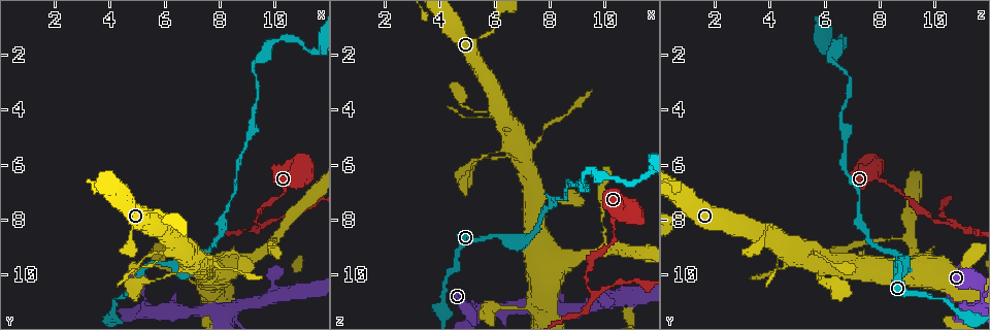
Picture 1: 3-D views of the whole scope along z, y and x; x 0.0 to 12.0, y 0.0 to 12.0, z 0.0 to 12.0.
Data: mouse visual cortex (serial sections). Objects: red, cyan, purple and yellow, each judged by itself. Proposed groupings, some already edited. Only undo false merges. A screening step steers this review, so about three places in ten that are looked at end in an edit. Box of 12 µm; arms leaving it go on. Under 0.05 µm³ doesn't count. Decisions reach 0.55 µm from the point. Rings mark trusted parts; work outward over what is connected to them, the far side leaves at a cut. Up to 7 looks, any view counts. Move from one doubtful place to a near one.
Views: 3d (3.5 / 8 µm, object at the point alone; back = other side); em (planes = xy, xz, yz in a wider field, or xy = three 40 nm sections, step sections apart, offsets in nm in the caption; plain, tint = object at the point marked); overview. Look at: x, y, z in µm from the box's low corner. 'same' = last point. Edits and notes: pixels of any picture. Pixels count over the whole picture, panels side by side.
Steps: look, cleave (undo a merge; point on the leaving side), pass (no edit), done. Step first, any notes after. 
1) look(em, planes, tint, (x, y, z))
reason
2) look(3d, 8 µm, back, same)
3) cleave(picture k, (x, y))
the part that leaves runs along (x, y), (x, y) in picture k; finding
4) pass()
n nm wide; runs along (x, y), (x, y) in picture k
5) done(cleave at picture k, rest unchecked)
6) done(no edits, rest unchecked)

look(3d, 3.5 µm, (10.3, 6.7, 8.2))
calibre changes

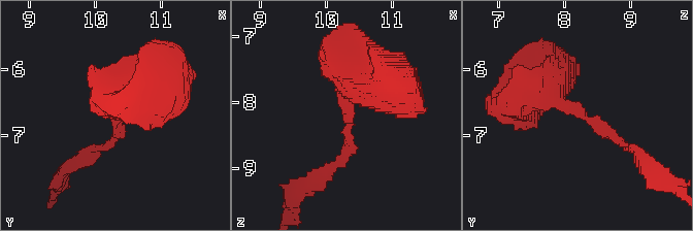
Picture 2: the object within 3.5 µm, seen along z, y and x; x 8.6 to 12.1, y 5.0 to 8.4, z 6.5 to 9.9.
look(em, xy, step 5, tint, (10.35, 6.60, 8.25))
arms of 150, 450 nm

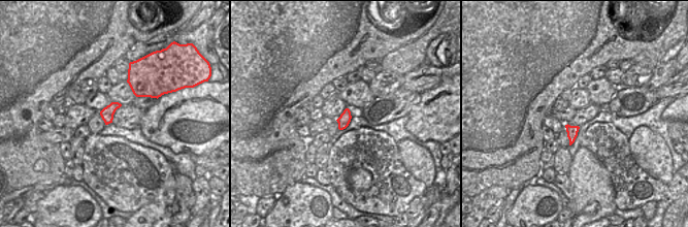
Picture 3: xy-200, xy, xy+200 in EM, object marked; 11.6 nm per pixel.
pass()
runs along (523, 102), (555, 96), (628, 146) in picture 2; one cell here

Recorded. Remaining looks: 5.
look(3d, 8 µm, back, (7.1, 9.6, 5.7))
sharp bend

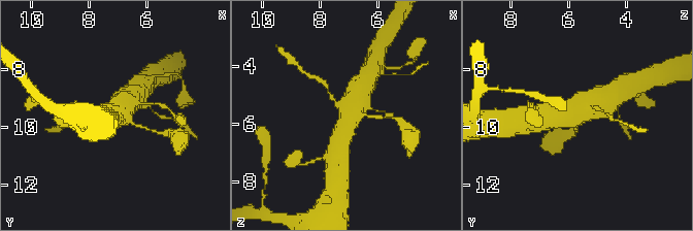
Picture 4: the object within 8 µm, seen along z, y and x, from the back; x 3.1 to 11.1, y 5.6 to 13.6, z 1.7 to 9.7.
look(em, planes, tint, (7.1, 9.5, 5.7))

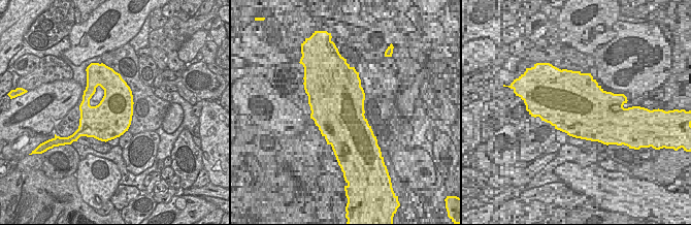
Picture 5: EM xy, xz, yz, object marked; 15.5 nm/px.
pass()
runs along (363, 81), (347, 104), (345, 132) in picture 4; one cell here

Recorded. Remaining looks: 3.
look(3d, 3.5 µm, (6.2, 11.2, 11.4))
small branch off a trunk

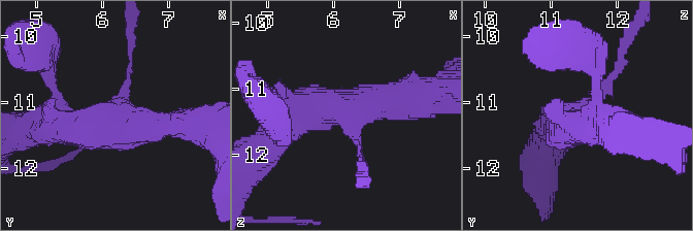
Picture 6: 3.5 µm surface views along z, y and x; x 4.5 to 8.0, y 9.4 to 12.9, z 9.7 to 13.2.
look(em, xy, step 2, tint, (6.20, 11.15, 11.40))
3 arms; arms of 150, 400, 400 nm

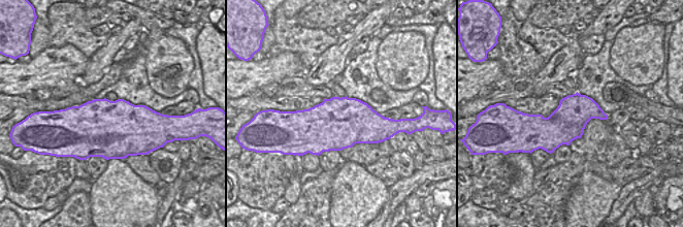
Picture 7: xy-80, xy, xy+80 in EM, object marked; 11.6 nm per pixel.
cleave(picture 6, (623, 51))
the part that leaves runs along (126, 87), (129, 84), (129, 62) in picture 6; two cells meet here

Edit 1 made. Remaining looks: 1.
done(cleave at picture 6, rest unchecked)

